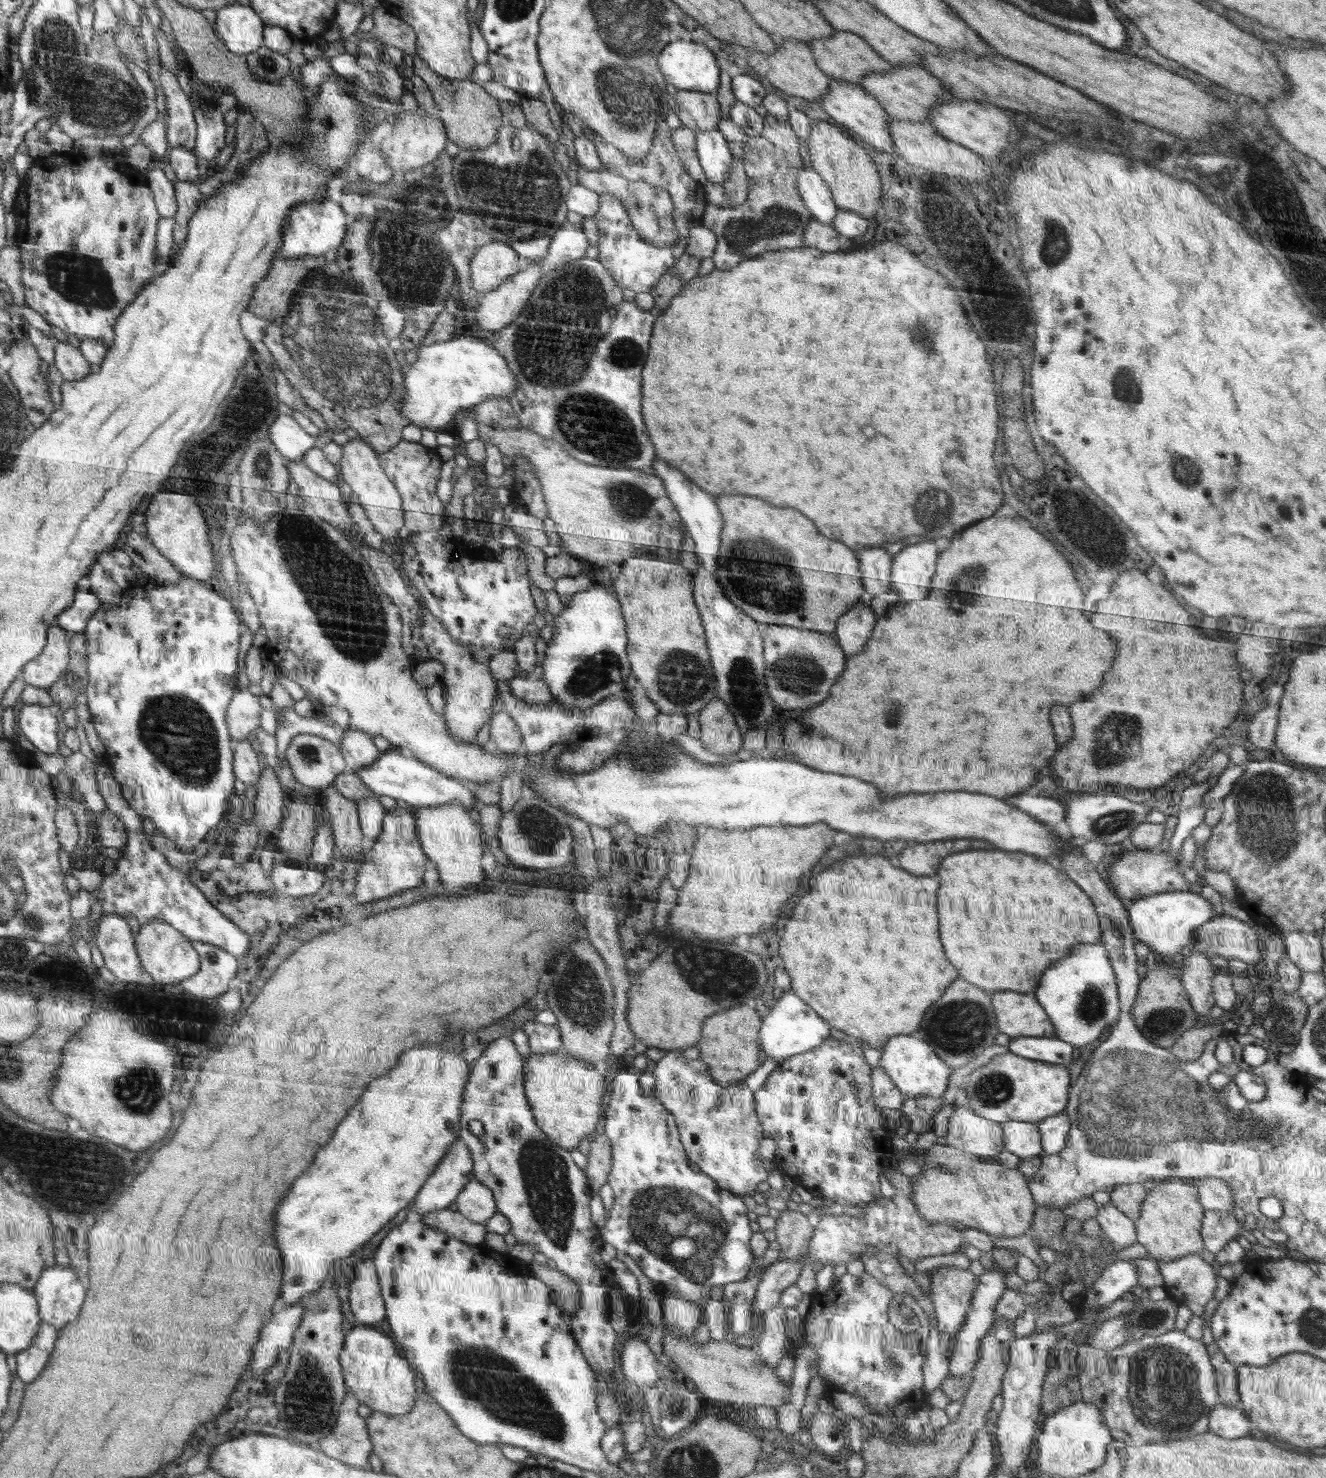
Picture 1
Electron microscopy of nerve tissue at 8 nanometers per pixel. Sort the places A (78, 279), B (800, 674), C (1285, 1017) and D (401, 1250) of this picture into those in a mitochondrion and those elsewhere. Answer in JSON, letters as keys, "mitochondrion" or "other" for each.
{"A":"mitochondrion","B":"mitochondrion","C":"mitochondrion","D":"other"}

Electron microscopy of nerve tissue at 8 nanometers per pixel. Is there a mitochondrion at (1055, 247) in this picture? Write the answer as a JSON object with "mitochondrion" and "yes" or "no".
{"mitochondrion":"yes"}

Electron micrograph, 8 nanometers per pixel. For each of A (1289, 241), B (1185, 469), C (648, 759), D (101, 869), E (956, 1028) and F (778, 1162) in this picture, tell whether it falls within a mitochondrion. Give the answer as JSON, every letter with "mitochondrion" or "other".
{"A":"other","B":"mitochondrion","C":"mitochondrion","D":"other","E":"mitochondrion","F":"other"}

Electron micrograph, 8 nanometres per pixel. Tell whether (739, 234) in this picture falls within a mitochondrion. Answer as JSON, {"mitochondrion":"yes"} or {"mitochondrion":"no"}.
{"mitochondrion":"yes"}

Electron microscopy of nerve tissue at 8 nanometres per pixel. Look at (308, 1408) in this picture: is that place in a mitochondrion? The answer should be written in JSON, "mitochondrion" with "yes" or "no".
{"mitochondrion":"yes"}

